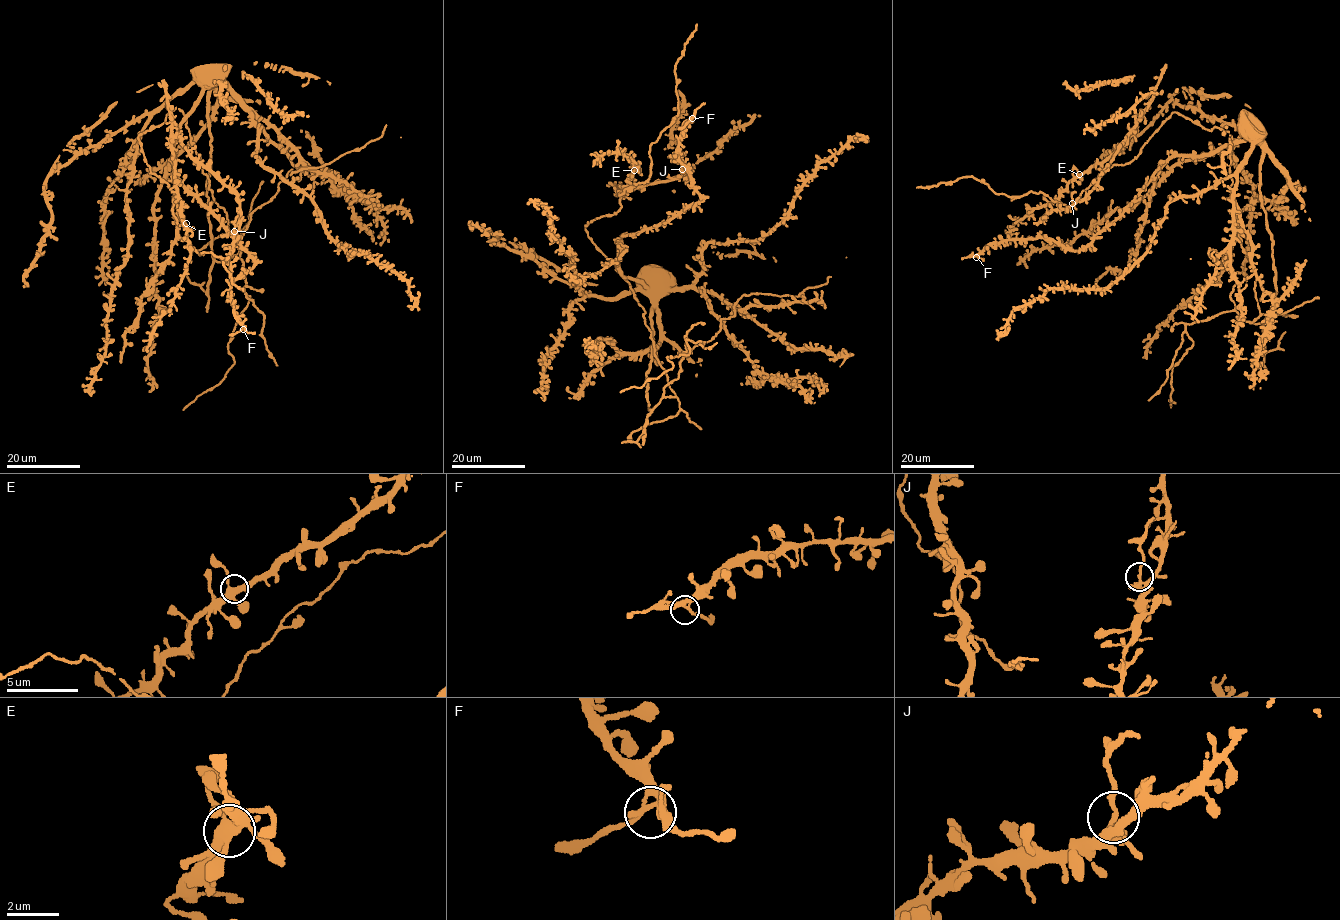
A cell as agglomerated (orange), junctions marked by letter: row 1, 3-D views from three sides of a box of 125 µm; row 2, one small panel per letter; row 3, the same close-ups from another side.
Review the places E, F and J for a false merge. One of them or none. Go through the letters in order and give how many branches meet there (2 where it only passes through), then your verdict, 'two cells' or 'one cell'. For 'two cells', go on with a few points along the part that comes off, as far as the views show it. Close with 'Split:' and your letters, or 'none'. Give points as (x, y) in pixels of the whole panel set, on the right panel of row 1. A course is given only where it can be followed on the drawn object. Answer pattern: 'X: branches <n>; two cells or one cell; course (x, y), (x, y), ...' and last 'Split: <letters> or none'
E: branches 5; one cell
F: branches 3; one cell
J: branches 5; two cells
Split: J

